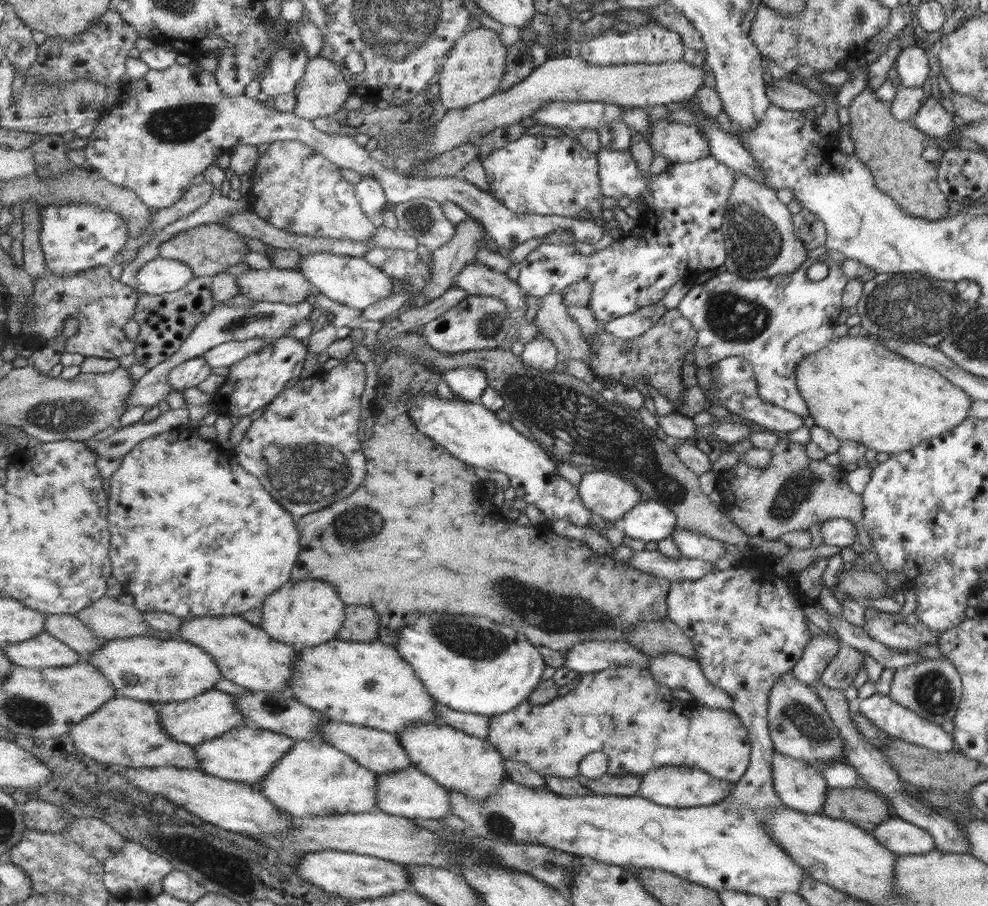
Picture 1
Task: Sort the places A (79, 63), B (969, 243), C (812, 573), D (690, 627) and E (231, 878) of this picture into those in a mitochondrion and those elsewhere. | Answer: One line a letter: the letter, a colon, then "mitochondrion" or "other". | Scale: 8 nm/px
A: other
B: other
C: other
D: other
E: other

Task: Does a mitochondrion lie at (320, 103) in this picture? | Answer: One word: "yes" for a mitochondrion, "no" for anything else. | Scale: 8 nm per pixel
no

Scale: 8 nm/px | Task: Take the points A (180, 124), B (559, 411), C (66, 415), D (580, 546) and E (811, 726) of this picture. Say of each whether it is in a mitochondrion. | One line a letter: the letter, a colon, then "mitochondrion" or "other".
A: mitochondrion
B: mitochondrion
C: mitochondrion
D: other
E: mitochondrion

